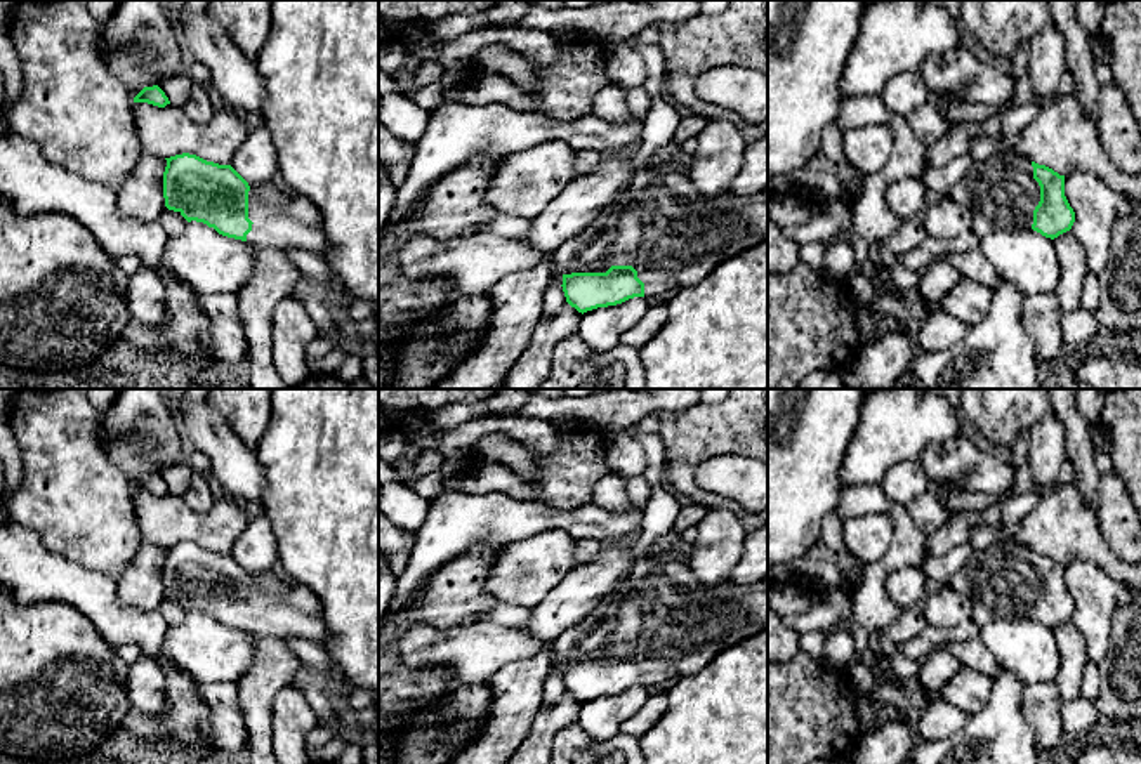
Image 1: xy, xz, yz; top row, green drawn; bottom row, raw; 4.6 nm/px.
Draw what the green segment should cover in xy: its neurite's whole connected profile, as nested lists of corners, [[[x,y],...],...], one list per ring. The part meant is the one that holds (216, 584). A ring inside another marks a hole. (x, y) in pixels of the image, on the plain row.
[[[189,542],[165,549],[165,596],[182,604],[188,611],[203,611],[222,625],[285,642],[292,639],[307,639],[325,644],[330,639],[330,630],[325,625],[316,594],[309,587],[295,583],[280,568],[250,576],[231,554],[207,550]]]

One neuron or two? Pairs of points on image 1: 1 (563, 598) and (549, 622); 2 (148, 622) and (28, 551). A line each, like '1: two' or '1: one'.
1: one
2: one

